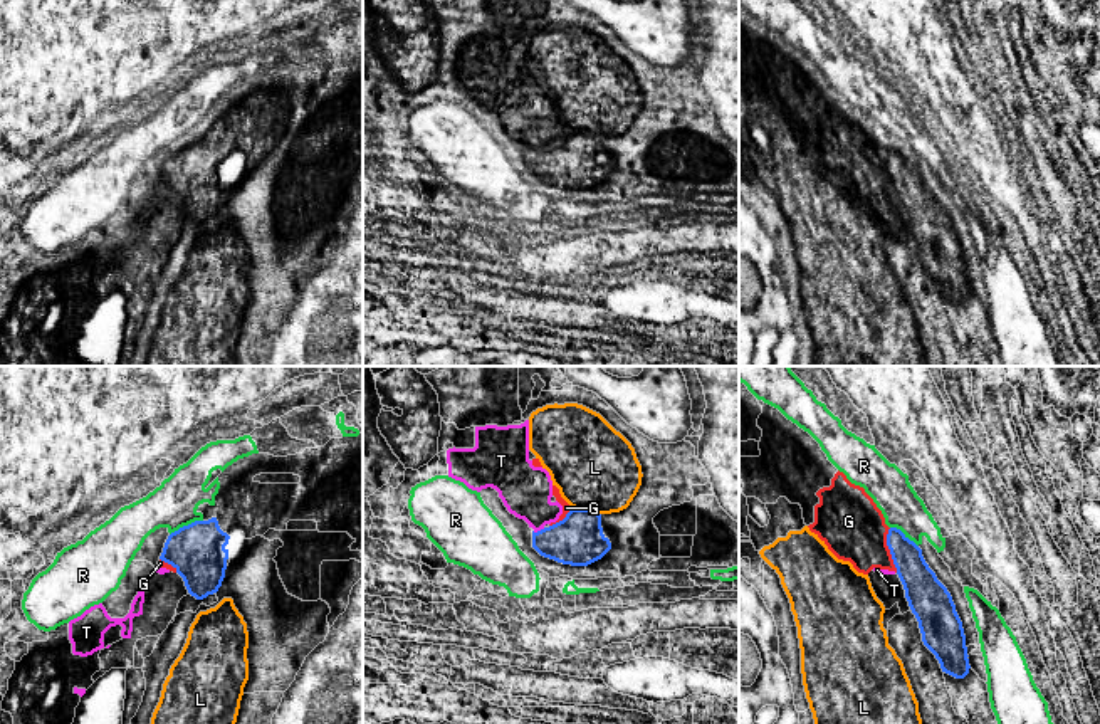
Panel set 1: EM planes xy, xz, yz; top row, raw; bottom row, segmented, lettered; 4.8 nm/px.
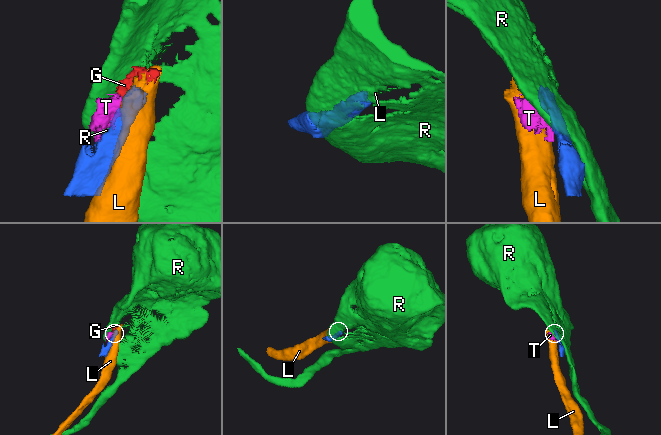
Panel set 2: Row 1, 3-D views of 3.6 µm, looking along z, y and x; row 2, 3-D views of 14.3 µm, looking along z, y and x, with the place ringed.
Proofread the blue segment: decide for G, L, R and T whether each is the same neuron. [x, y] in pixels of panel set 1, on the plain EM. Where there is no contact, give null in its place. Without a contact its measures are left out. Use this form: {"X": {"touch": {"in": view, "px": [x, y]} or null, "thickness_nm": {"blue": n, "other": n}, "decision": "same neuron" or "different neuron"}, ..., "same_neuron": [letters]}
{"G": {"touch": {"in": "yz", "px": [889, 172]}, "thickness_nm": {"blue": 170, "other": 300}, "decision": "different neuron"}, "L": {"touch": {"in": "xz", "px": [586, 133]}, "thickness_nm": {"blue": 240, "other": 400}, "decision": "different neuron"}, "R": {"touch": {"in": "xy", "px": [185, 150]}, "thickness_nm": {"blue": 260, "other": 220}, "decision": "different neuron"}, "T": {"touch": {"in": "xz", "px": [538, 155]}, "thickness_nm": {"blue": 240, "other": 240}, "decision": "different neuron"}, "same_neuron": []}

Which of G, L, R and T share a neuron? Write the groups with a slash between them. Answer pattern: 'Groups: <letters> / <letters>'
Groups: G T / L / R

